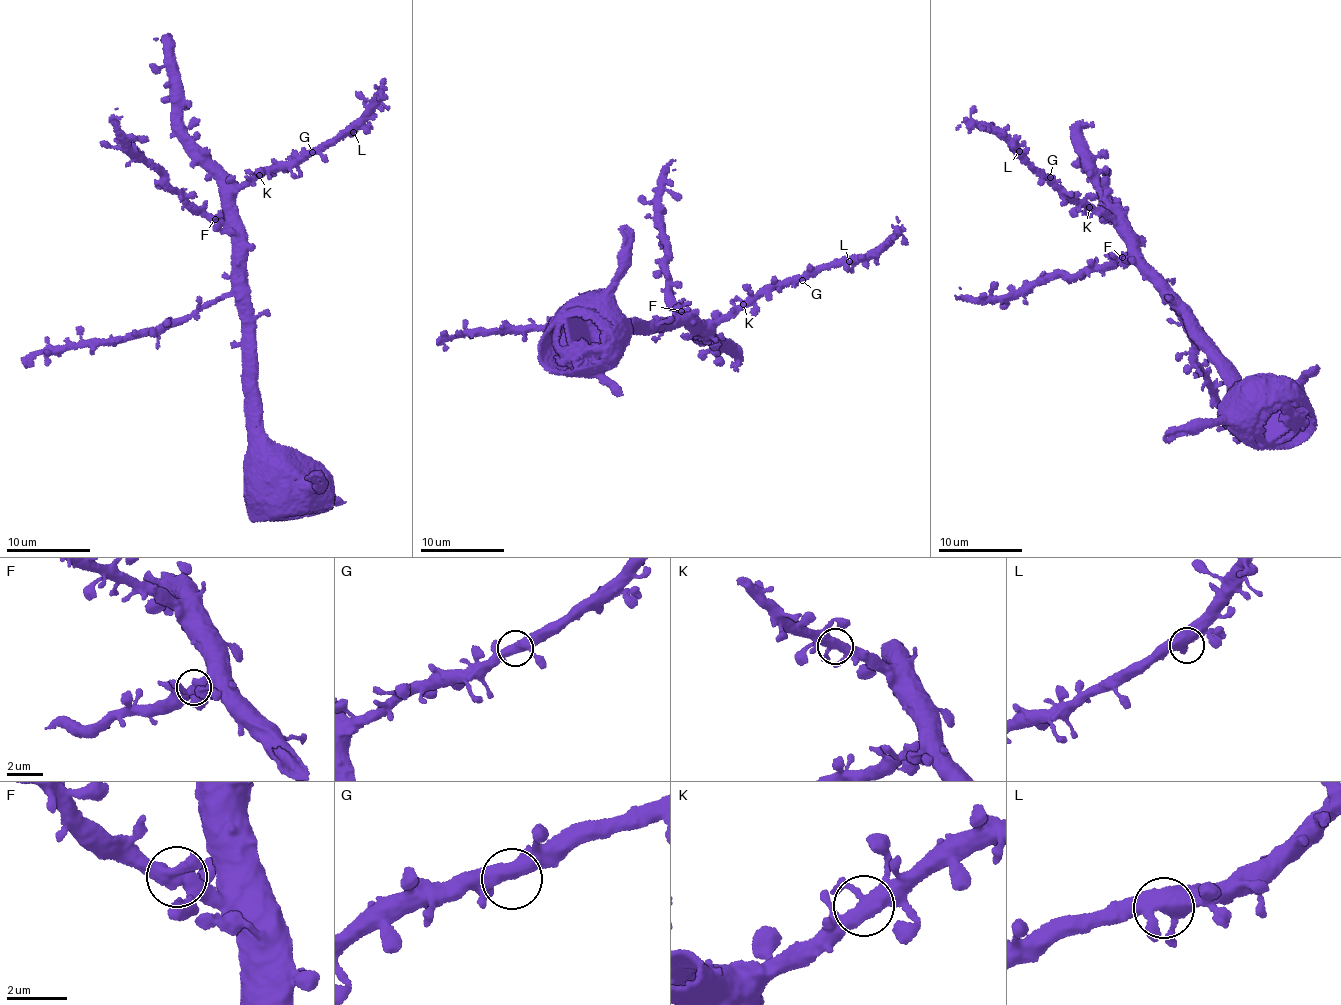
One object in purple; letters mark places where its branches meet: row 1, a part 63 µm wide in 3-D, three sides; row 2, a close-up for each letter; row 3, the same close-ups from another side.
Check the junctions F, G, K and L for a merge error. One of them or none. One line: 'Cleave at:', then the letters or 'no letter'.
Cleave at: no letter

